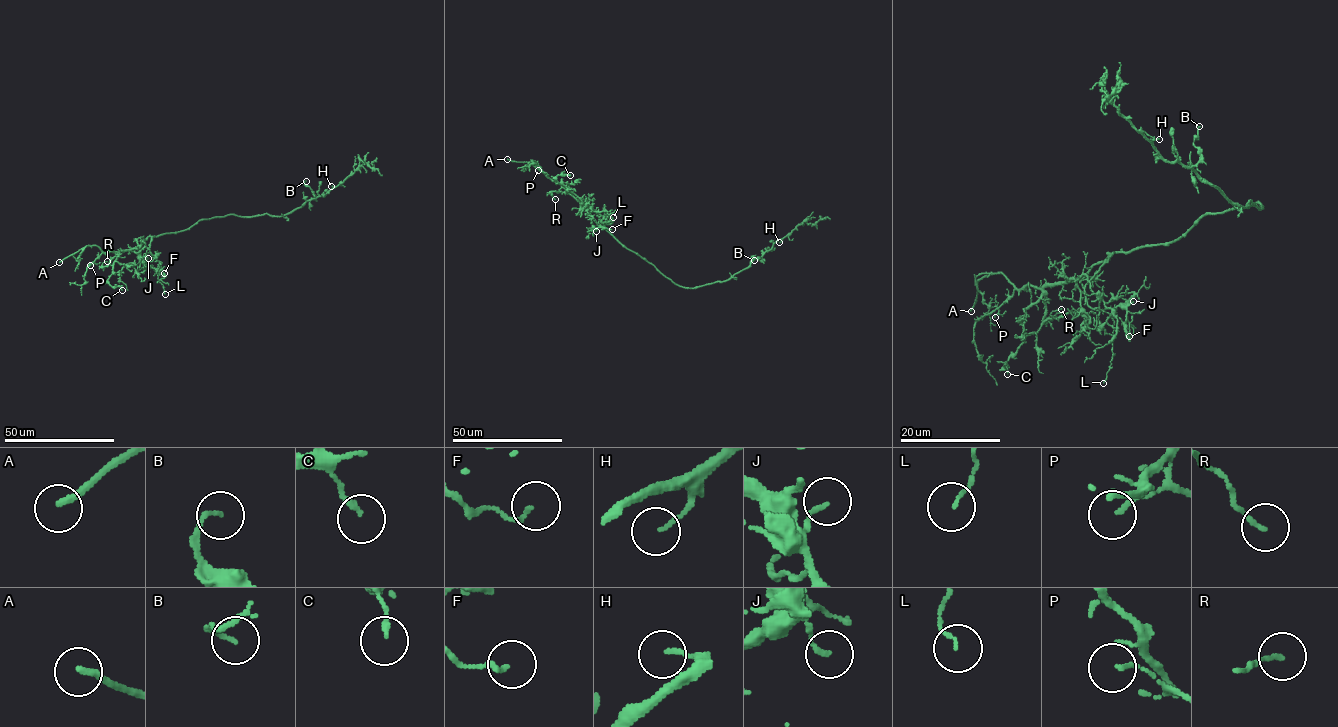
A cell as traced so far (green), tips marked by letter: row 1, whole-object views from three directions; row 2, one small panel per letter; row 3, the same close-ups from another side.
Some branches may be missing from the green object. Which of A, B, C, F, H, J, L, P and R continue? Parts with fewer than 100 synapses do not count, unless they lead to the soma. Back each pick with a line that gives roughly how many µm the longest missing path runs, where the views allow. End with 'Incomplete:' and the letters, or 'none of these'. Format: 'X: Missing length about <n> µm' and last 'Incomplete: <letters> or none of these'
A: Missing length about 50 µm
Incomplete: A

